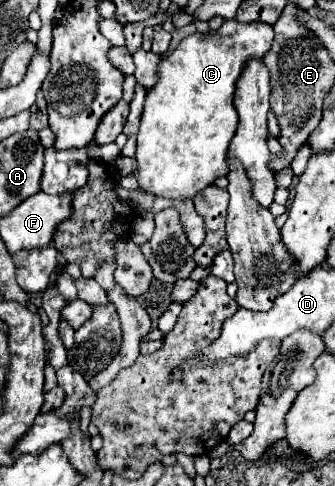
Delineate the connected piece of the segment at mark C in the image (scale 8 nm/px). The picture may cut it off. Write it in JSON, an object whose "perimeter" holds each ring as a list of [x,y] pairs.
{"perimeter":[[[235,18],[225,20],[223,26],[207,36],[189,34],[179,46],[159,64],[157,80],[147,90],[145,108],[141,114],[141,126],[137,134],[137,178],[145,192],[165,198],[193,198],[199,190],[213,184],[219,176],[227,176],[227,148],[237,128],[237,112],[233,106],[235,84],[253,58],[263,58],[271,48],[273,28],[261,22],[239,22]]]}

